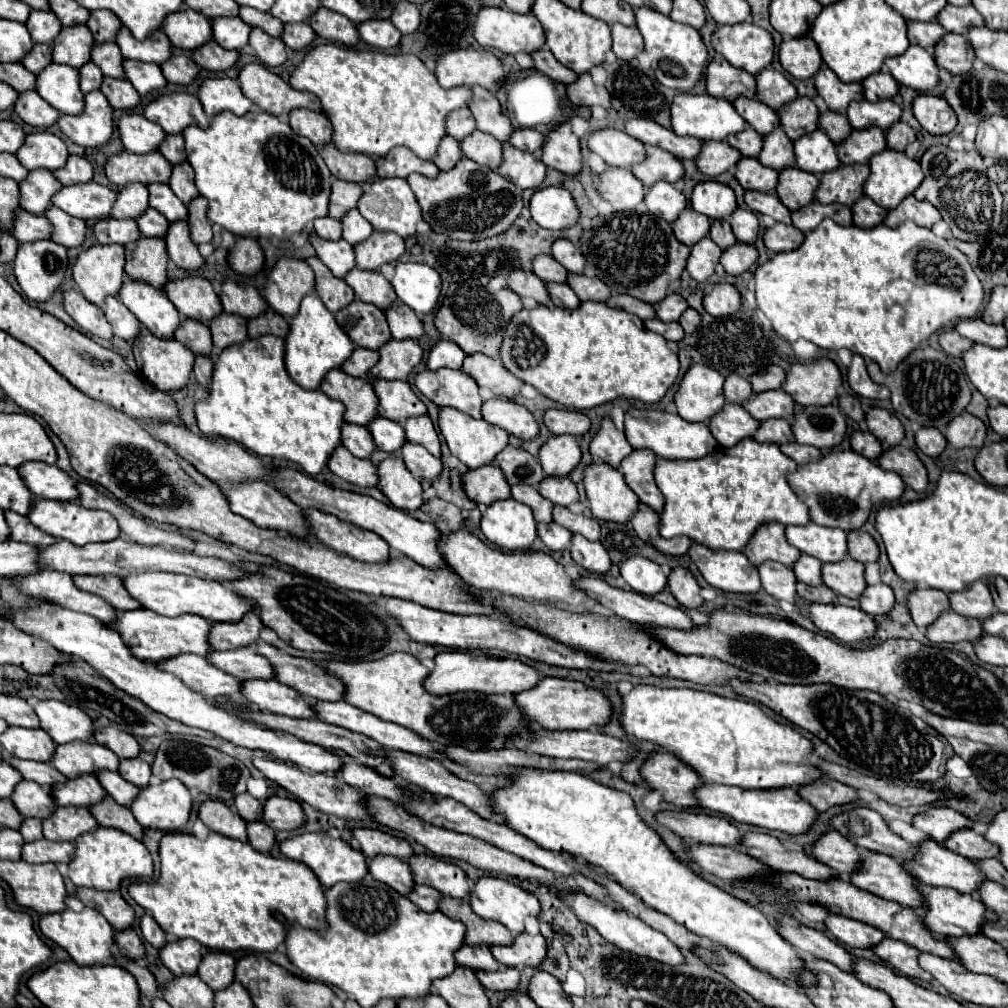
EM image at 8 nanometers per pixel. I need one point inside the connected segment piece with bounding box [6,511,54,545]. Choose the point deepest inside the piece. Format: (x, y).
(22, 530)

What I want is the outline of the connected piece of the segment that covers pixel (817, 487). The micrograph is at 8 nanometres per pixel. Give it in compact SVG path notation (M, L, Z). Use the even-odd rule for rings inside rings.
M830 451L818 461L800 465L788 475L788 485L808 507L810 521L824 527L838 527L842 531L860 529L870 511L886 501L896 501L904 491L904 481L894 471L884 471L874 461L862 457L860 453Z

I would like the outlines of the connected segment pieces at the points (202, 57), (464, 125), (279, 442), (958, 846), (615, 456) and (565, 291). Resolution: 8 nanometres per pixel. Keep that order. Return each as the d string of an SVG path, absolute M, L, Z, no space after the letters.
M208 41L192 51L192 59L208 71L224 71L238 61L238 51L226 51L218 43Z
M456 109L454 113L450 113L450 117L446 117L446 135L452 135L460 141L472 131L476 131L476 123L470 109Z
M262 335L258 339L246 339L242 343L230 345L218 355L208 395L206 399L196 401L194 417L198 429L204 435L232 439L256 455L292 461L308 475L316 475L322 471L322 467L326 467L330 453L340 445L344 405L326 397L326 393L322 391L308 391L296 385L284 367L284 339Z
M960 829L960 831L952 833L946 839L946 849L954 851L962 857L968 857L972 861L998 857L998 847L990 845L990 841L986 841L984 835L978 835L972 829Z
M604 417L600 421L600 429L590 441L590 455L594 461L604 461L608 465L618 467L624 457L632 453L630 443L626 441L626 435L618 431L610 417Z
M546 283L546 289L548 289L548 295L552 299L552 303L556 307L566 307L566 309L576 309L580 305L580 299L576 297L576 293L566 285L558 285L558 283Z

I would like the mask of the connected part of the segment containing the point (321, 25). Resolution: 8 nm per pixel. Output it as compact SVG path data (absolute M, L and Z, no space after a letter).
M318 9L318 13L314 13L314 17L310 17L310 27L316 31L316 35L334 41L334 43L342 43L342 45L356 45L358 43L358 29L354 23L350 23L346 17L342 17L340 13L334 13L332 9Z

